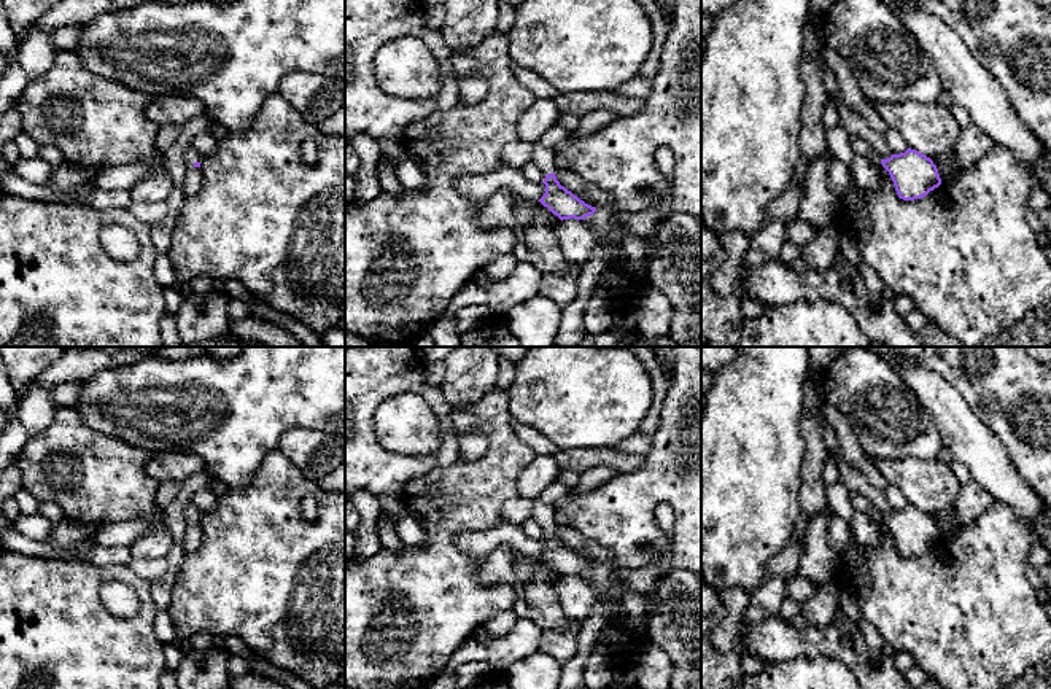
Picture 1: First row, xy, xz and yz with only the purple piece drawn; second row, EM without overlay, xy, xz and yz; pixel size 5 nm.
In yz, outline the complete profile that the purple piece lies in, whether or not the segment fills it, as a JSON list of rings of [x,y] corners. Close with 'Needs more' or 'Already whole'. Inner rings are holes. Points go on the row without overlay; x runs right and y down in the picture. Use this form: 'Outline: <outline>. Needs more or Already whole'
Outline: [[[908,504],[905,509],[892,511],[889,516],[881,516],[881,520],[903,557],[921,555],[941,541],[933,517],[916,506]]]. Already whole

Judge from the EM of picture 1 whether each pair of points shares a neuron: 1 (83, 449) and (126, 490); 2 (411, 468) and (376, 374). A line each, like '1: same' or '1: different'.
1: same
2: same

